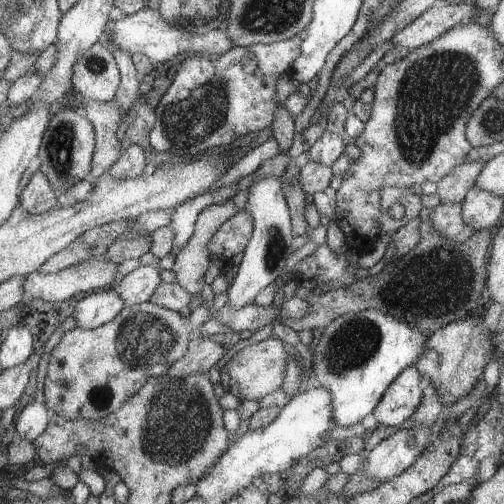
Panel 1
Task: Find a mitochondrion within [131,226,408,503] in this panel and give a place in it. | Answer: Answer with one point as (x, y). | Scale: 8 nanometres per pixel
(176, 421)

